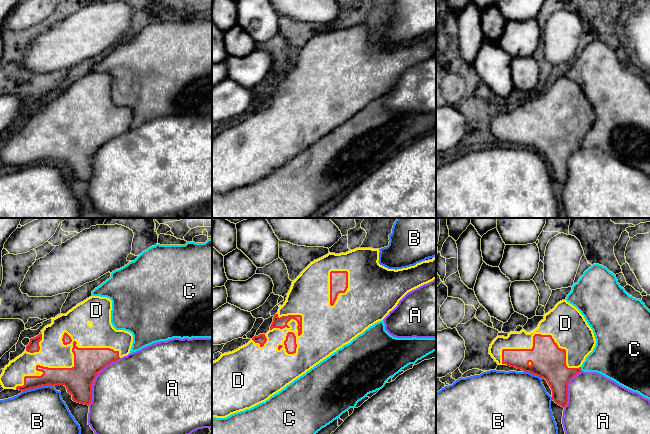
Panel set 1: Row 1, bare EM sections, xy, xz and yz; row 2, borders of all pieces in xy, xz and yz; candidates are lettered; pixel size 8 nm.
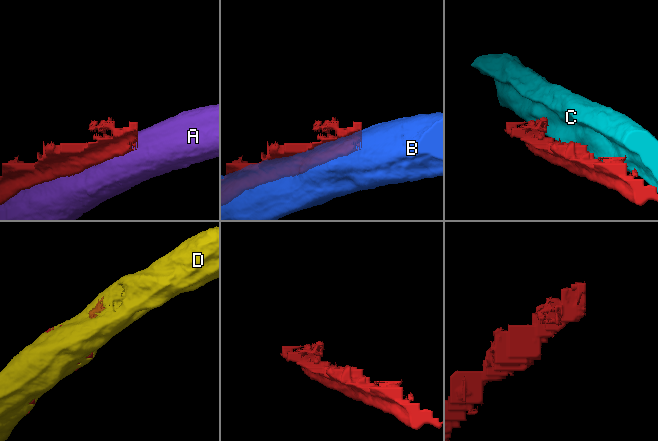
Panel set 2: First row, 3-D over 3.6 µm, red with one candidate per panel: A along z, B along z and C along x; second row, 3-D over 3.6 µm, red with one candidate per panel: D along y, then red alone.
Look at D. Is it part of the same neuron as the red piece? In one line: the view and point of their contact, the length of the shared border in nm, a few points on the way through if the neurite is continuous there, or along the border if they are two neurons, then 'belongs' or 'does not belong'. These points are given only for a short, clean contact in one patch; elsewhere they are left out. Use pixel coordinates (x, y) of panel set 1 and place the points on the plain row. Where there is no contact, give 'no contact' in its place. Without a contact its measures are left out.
xy (68, 144) | 900 nm | belongs

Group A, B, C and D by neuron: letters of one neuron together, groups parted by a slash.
A / B / C / D

